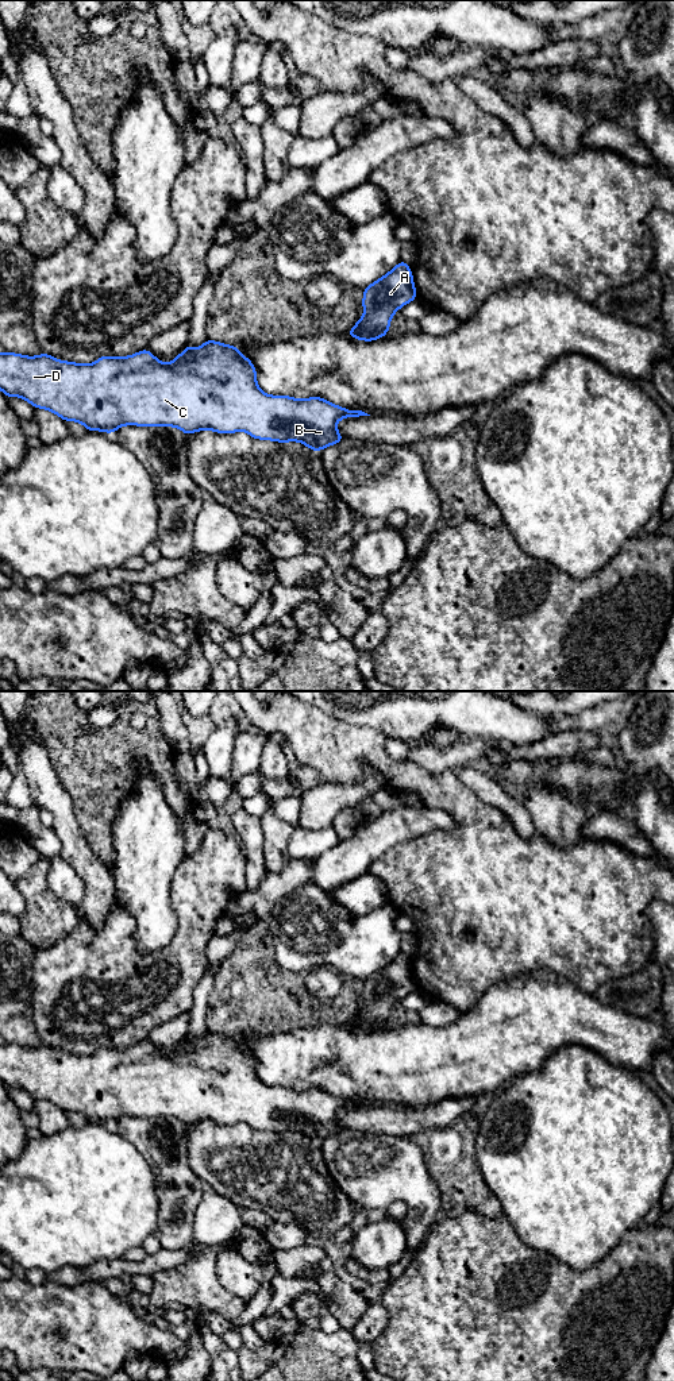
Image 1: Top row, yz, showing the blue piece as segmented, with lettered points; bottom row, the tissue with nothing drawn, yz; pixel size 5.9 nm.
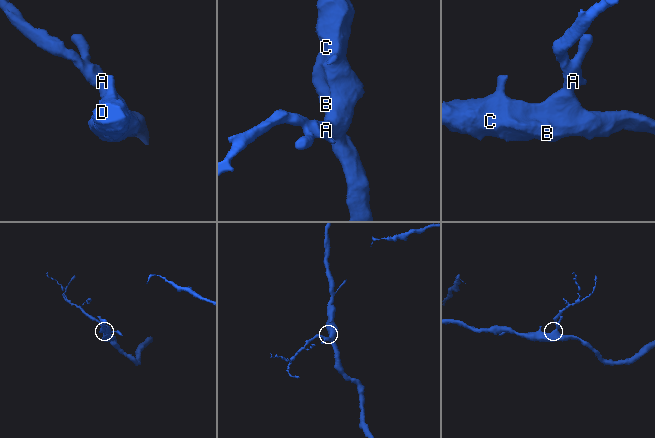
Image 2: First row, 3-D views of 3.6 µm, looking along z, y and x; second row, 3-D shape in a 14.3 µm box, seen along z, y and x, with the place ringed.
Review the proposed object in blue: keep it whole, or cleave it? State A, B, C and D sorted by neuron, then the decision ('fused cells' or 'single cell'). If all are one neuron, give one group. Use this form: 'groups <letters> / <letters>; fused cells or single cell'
groups A B C D; single cell

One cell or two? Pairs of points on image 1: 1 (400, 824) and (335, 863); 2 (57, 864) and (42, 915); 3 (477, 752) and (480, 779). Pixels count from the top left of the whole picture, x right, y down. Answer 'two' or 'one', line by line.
1: one
2: two
3: two

